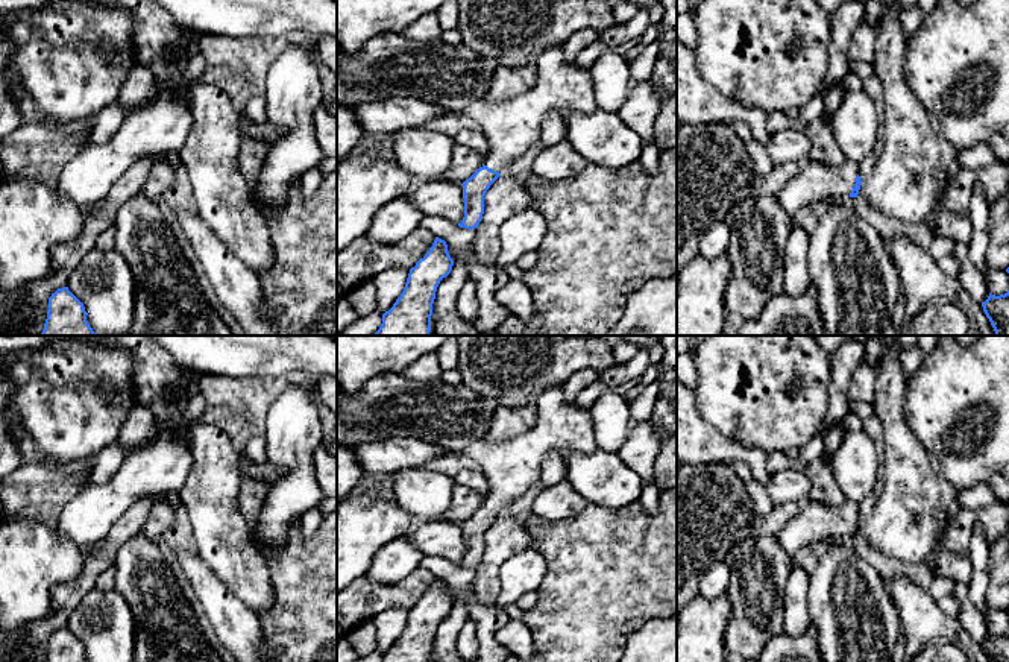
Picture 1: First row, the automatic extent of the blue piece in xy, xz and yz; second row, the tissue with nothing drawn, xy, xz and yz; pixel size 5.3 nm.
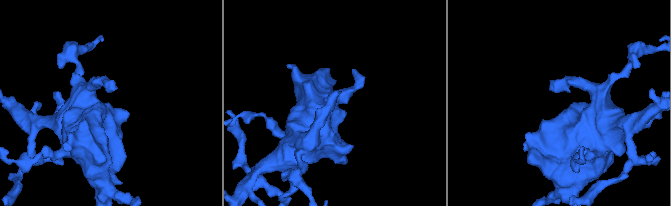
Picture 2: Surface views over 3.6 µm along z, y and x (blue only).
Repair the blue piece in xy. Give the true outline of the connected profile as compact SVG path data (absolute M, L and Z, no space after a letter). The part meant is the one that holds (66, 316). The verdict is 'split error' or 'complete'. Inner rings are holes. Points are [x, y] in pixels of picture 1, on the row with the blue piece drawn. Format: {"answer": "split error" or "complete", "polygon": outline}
{"answer": "complete", "polygon": "M58 288L49 298L47 319L41 336L100 336L86 320L83 304L68 290Z"}

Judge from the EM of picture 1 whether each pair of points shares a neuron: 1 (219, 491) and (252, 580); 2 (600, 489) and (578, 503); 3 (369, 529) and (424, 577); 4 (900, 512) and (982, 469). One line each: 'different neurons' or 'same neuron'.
1: same neuron
2: different neurons
3: different neurons
4: different neurons

